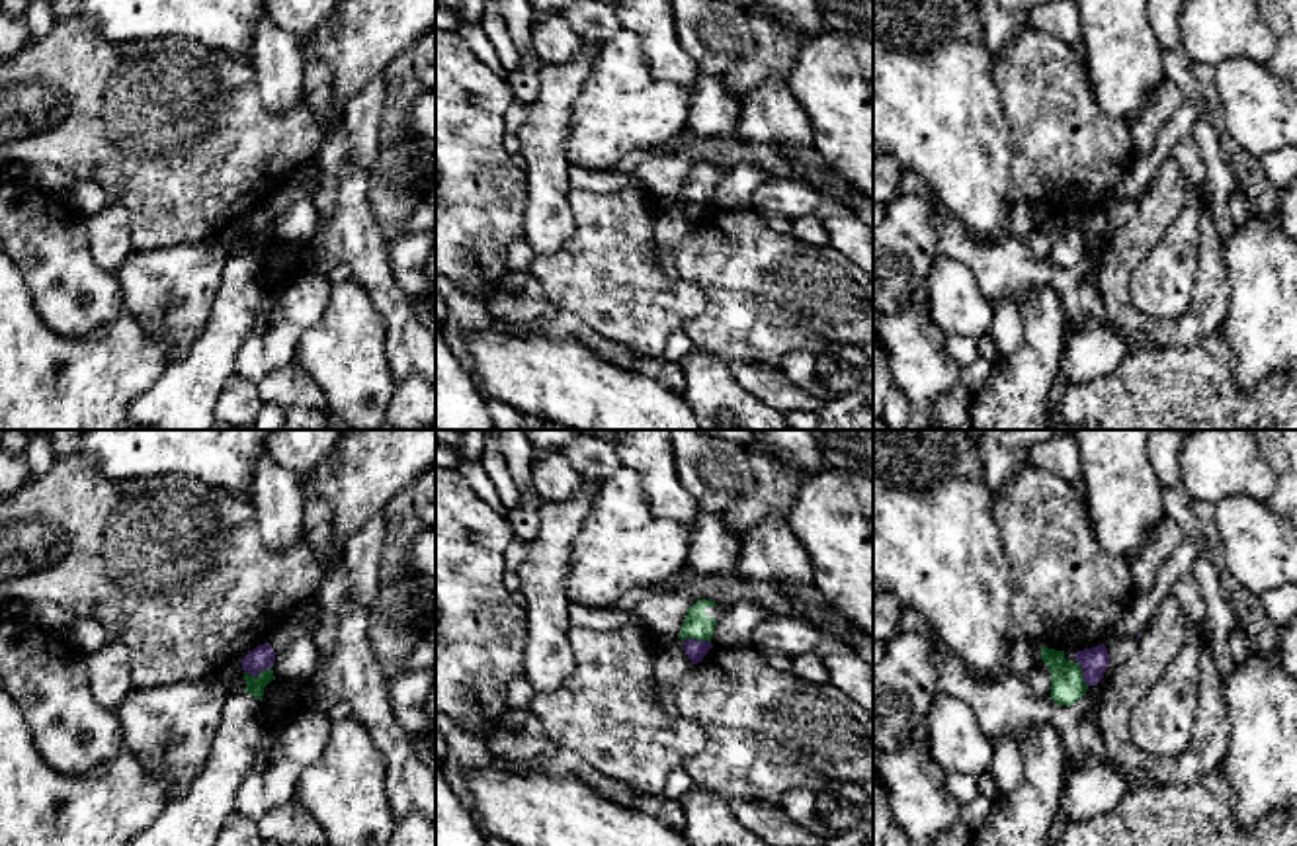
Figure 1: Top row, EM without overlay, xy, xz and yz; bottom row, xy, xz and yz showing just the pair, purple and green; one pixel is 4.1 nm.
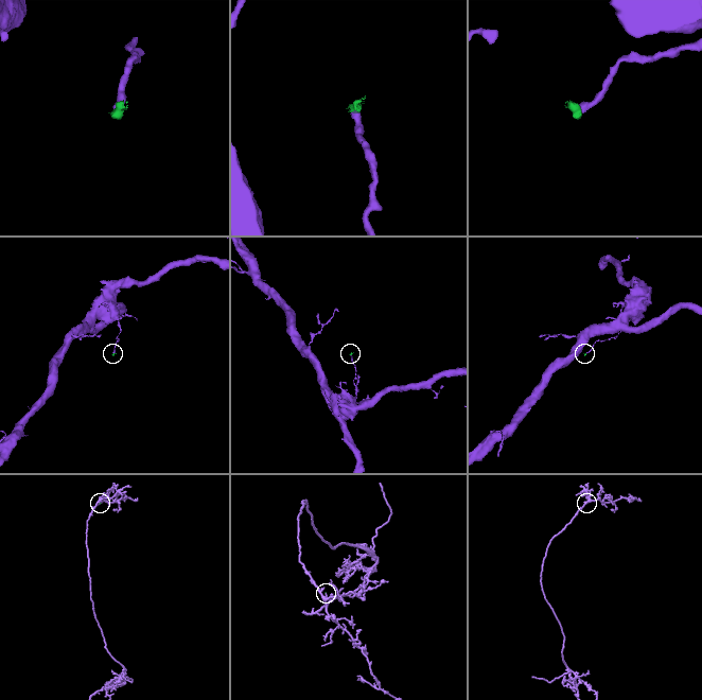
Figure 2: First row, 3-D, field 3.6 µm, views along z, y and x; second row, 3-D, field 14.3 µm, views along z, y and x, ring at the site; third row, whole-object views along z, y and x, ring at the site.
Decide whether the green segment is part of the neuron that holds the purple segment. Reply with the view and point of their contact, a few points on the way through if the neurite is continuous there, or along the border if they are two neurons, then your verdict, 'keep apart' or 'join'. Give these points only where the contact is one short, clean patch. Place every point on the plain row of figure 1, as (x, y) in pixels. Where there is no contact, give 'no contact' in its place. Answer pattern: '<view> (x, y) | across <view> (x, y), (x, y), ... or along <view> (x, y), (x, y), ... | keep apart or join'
xz (696, 202) | along xz (682, 202), (706, 202), (710, 206) | keep apart

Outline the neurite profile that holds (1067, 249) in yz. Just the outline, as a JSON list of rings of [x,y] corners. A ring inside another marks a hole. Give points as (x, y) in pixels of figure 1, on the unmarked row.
[[[1041,209],[1041,223],[1051,234],[1051,262],[1059,268],[1074,268],[1088,252],[1078,225],[1065,221],[1065,213]]]

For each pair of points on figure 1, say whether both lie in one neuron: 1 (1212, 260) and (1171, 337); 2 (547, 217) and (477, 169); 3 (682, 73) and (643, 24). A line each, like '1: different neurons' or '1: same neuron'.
1: same neuron
2: different neurons
3: same neuron

